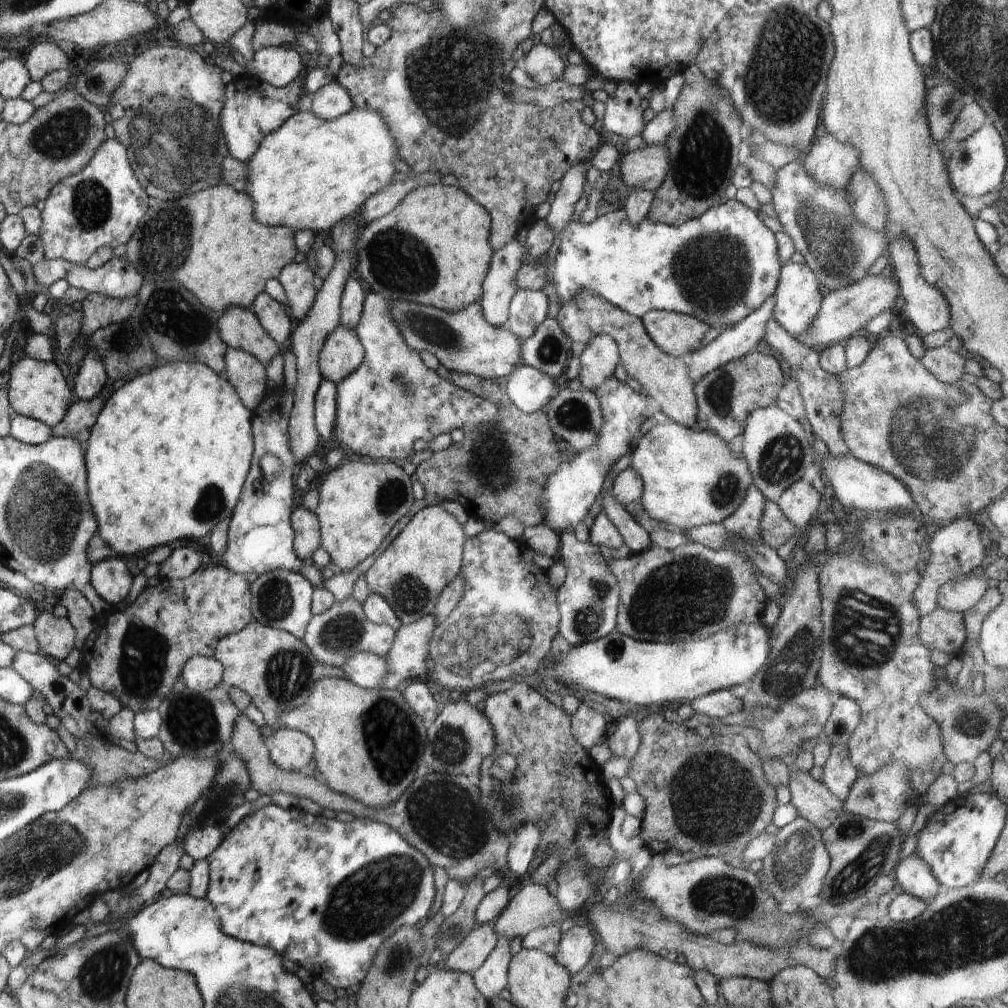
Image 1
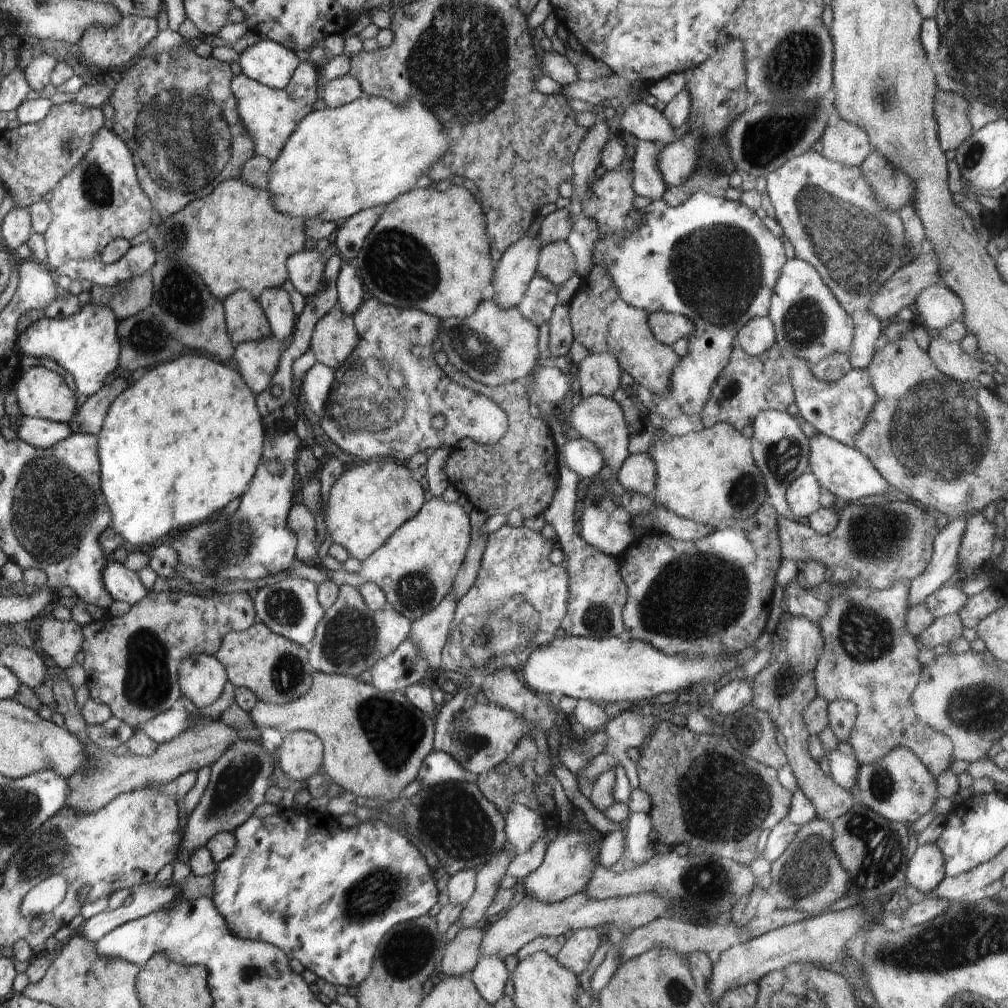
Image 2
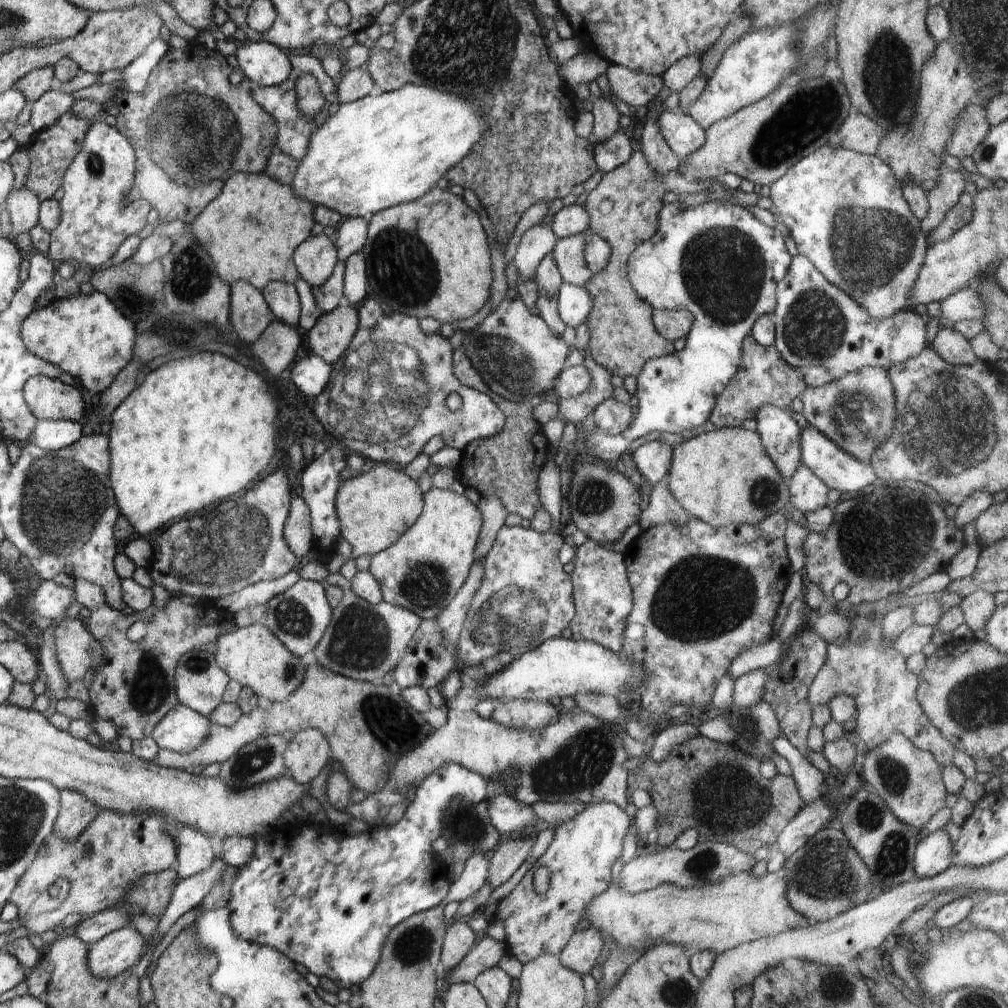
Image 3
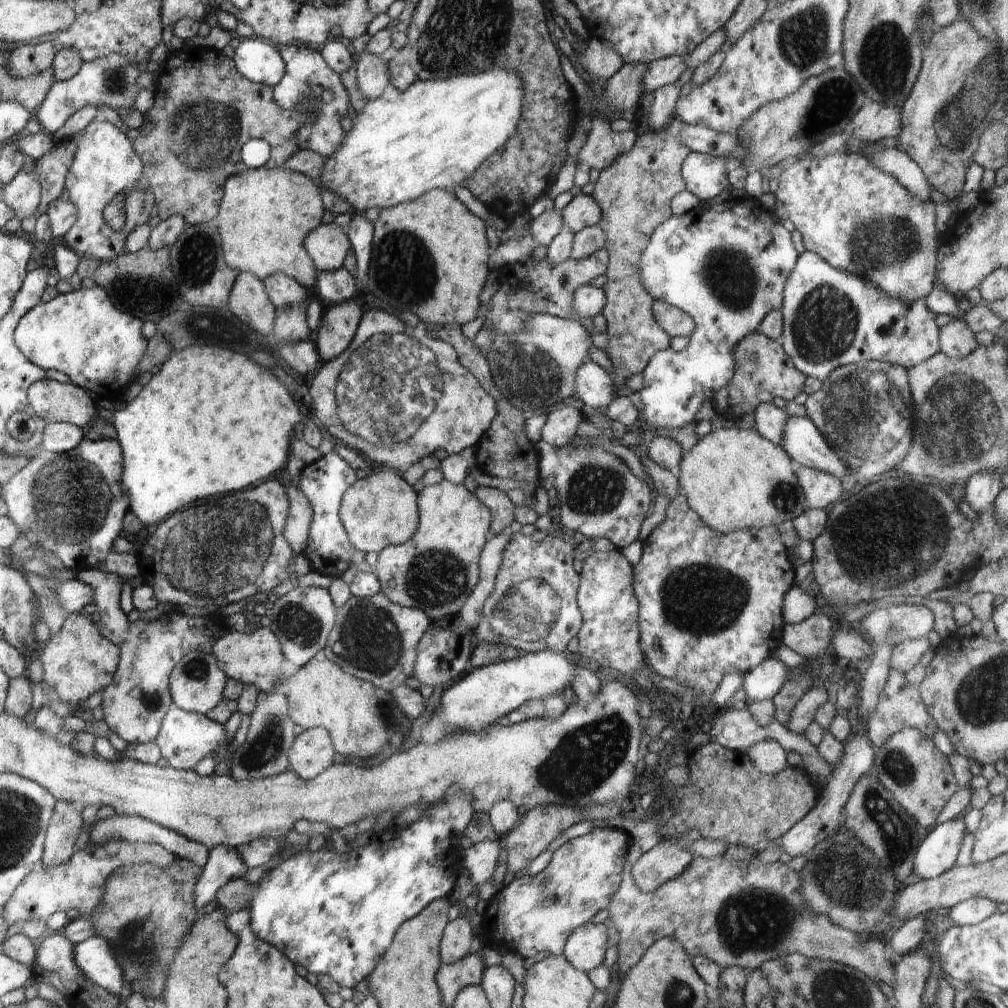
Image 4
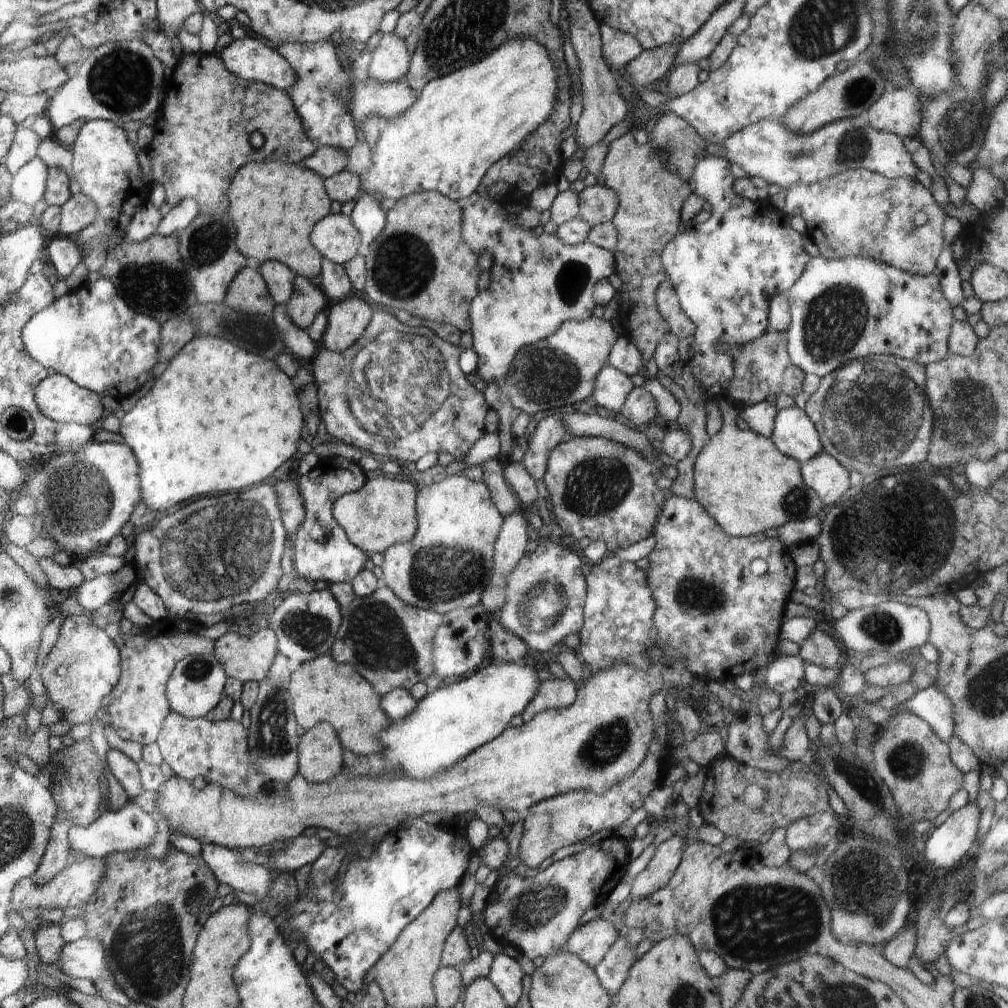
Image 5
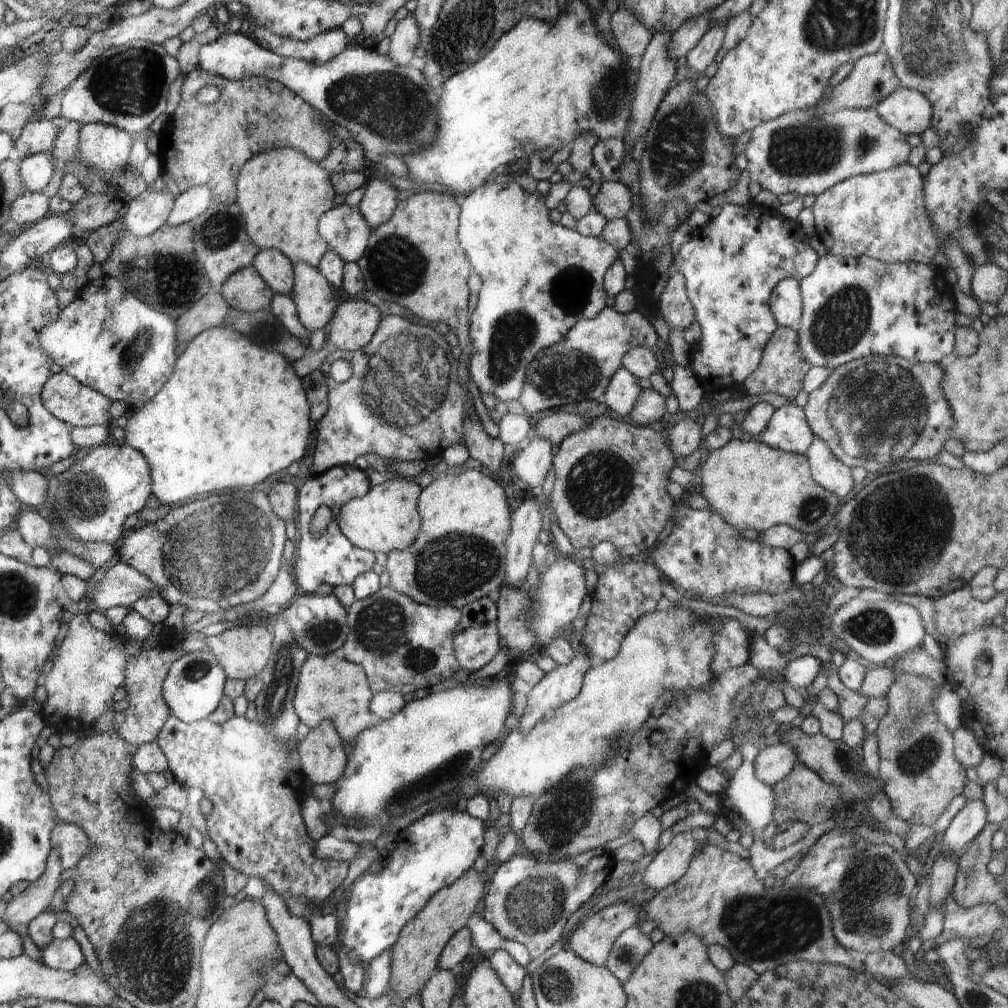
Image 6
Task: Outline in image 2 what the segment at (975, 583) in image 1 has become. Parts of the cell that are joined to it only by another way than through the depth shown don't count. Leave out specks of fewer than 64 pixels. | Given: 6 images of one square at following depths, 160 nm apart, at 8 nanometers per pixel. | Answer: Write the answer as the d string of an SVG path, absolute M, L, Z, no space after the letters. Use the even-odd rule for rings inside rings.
M946 583L930 594L924 604L933 618L939 619L960 612L967 598L962 589L954 587L952 583Z

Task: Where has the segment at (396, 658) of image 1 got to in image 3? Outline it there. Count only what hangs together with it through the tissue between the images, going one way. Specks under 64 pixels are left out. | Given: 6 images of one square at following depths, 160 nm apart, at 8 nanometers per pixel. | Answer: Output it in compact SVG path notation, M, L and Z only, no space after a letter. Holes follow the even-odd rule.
M485 558L476 559L469 570L468 578L464 581L452 602L436 618L443 634L443 643L457 647L459 636L463 629L468 609L473 596L483 581L485 573Z

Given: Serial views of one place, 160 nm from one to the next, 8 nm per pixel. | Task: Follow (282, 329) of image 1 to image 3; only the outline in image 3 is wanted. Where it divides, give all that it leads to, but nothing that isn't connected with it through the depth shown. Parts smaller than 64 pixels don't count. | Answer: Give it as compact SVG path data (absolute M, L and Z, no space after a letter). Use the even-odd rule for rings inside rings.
M272 281L260 290L279 321L297 327L301 318L301 299L294 285Z

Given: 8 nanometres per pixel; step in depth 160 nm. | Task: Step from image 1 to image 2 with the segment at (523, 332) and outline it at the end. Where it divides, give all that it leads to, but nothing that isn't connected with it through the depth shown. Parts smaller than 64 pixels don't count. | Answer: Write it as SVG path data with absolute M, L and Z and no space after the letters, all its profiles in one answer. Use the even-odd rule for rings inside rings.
M536 273L529 282L523 299L517 304L526 319L538 328L543 321L549 320L557 305L557 287L546 277Z

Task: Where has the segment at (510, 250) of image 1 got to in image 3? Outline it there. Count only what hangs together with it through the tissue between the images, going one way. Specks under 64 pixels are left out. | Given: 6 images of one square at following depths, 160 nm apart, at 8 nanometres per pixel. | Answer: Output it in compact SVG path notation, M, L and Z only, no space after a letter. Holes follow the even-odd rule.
M548 223L535 225L523 234L513 259L520 275L517 284L533 278L540 261L553 252L557 240Z

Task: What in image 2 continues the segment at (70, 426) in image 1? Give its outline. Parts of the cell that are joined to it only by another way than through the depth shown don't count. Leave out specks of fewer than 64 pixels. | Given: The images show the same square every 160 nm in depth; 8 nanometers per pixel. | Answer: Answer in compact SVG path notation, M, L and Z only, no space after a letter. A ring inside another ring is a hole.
M123 377L114 378L110 384L106 384L98 393L84 398L82 408L78 414L68 423L74 433L91 434L95 437L102 430L104 419L112 401L128 388L128 383Z

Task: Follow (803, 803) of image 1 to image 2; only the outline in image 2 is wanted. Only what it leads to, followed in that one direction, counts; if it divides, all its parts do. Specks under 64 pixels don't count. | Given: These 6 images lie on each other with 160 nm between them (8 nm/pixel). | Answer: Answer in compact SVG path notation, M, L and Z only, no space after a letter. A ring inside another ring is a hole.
M806 617L780 620L771 633L771 658L765 668L754 677L753 700L756 708L770 715L780 734L784 736L784 752L787 762L796 777L798 789L814 803L816 818L832 823L835 818L846 814L855 800L850 791L836 784L832 777L824 775L817 761L809 753L809 732L803 720L805 708L817 697L814 669L822 656L824 641L818 623Z

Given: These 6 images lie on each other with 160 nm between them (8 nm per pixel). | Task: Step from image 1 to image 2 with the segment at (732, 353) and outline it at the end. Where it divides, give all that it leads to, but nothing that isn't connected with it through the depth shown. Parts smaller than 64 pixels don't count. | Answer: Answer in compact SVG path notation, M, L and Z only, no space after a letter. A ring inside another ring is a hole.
M768 316L749 320L735 336L736 346L742 347L749 355L758 356L773 345L775 332Z

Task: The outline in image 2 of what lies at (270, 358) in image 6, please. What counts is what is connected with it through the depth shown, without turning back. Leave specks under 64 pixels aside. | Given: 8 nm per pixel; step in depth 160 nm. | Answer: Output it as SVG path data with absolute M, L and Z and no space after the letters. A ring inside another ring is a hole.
M186 354L176 360L154 366L112 401L102 430L96 436L100 451L101 489L104 491L111 512L110 527L123 536L126 542L147 549L158 544L158 540L164 539L164 536L168 536L172 530L182 532L188 526L198 525L198 522L201 524L204 520L214 520L228 502L244 495L246 488L249 488L248 484L251 484L250 480L253 480L254 472L257 472L258 465L261 464L260 456L264 458L265 442L261 414L254 402L254 392L242 378L243 376L236 372L236 369L230 370L228 365L224 366L220 361L210 360L206 356Z

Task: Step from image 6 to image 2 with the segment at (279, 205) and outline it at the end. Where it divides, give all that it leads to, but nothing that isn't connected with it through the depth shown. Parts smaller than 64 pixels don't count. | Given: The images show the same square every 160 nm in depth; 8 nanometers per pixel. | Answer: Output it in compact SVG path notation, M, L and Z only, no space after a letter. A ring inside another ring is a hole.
M240 178L221 182L210 196L197 198L147 230L155 258L174 256L190 264L218 300L240 288L258 300L266 289L280 288L289 279L288 260L304 250L307 237L302 217L280 214L270 196L269 189L248 186Z

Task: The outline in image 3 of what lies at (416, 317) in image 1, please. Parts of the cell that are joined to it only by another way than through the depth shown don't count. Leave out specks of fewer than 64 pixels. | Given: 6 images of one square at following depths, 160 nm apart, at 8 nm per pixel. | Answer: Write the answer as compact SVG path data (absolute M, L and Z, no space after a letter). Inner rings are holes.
M508 288L504 301L495 312L478 324L475 330L468 332L469 337L462 346L469 361L478 371L482 380L502 398L513 403L528 403L532 398L545 398L545 392L554 388L555 382L567 366L567 356L573 346L569 346L560 335L556 335L540 315L532 314L524 305L520 293L515 288Z

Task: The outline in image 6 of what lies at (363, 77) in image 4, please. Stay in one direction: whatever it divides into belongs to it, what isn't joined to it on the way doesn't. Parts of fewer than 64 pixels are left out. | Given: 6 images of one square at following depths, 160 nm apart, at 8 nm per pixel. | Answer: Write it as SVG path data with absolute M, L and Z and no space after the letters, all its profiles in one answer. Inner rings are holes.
M410 13L396 25L396 30L390 36L388 54L398 66L408 66L413 60L416 46L420 43L420 26Z

